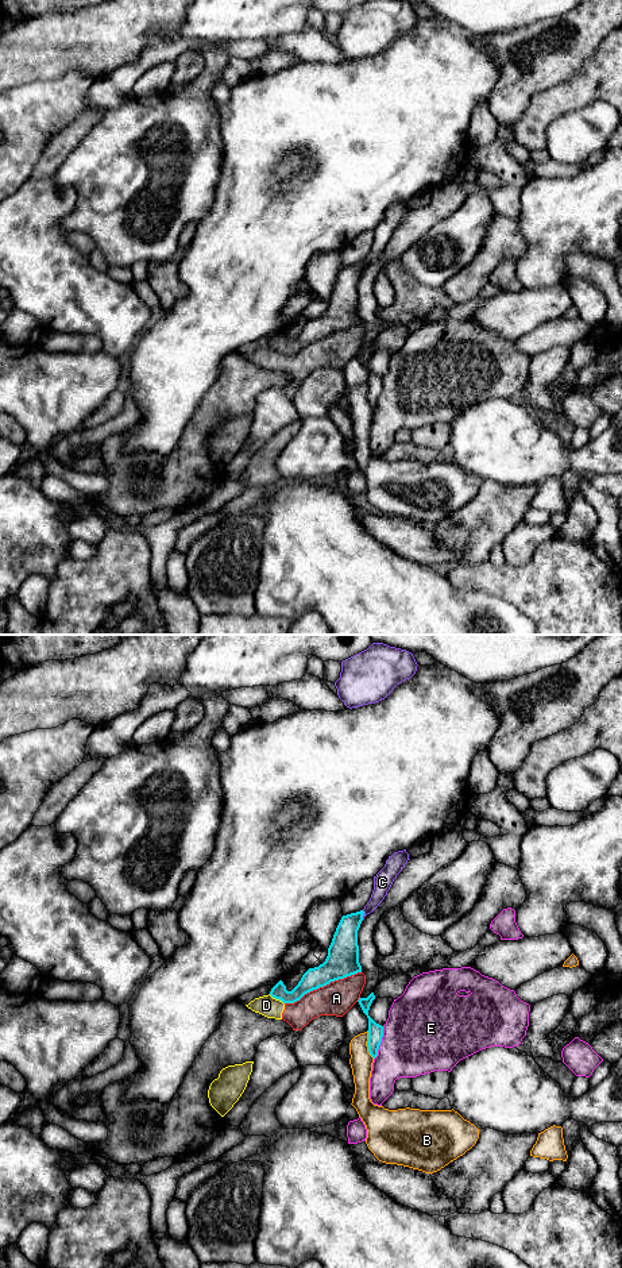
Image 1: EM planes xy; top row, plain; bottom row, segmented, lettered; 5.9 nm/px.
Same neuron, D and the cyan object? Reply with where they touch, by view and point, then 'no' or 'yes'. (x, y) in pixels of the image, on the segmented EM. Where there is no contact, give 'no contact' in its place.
xy (277, 998) | no

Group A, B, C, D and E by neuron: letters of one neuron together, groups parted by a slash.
A D / B / C / E

